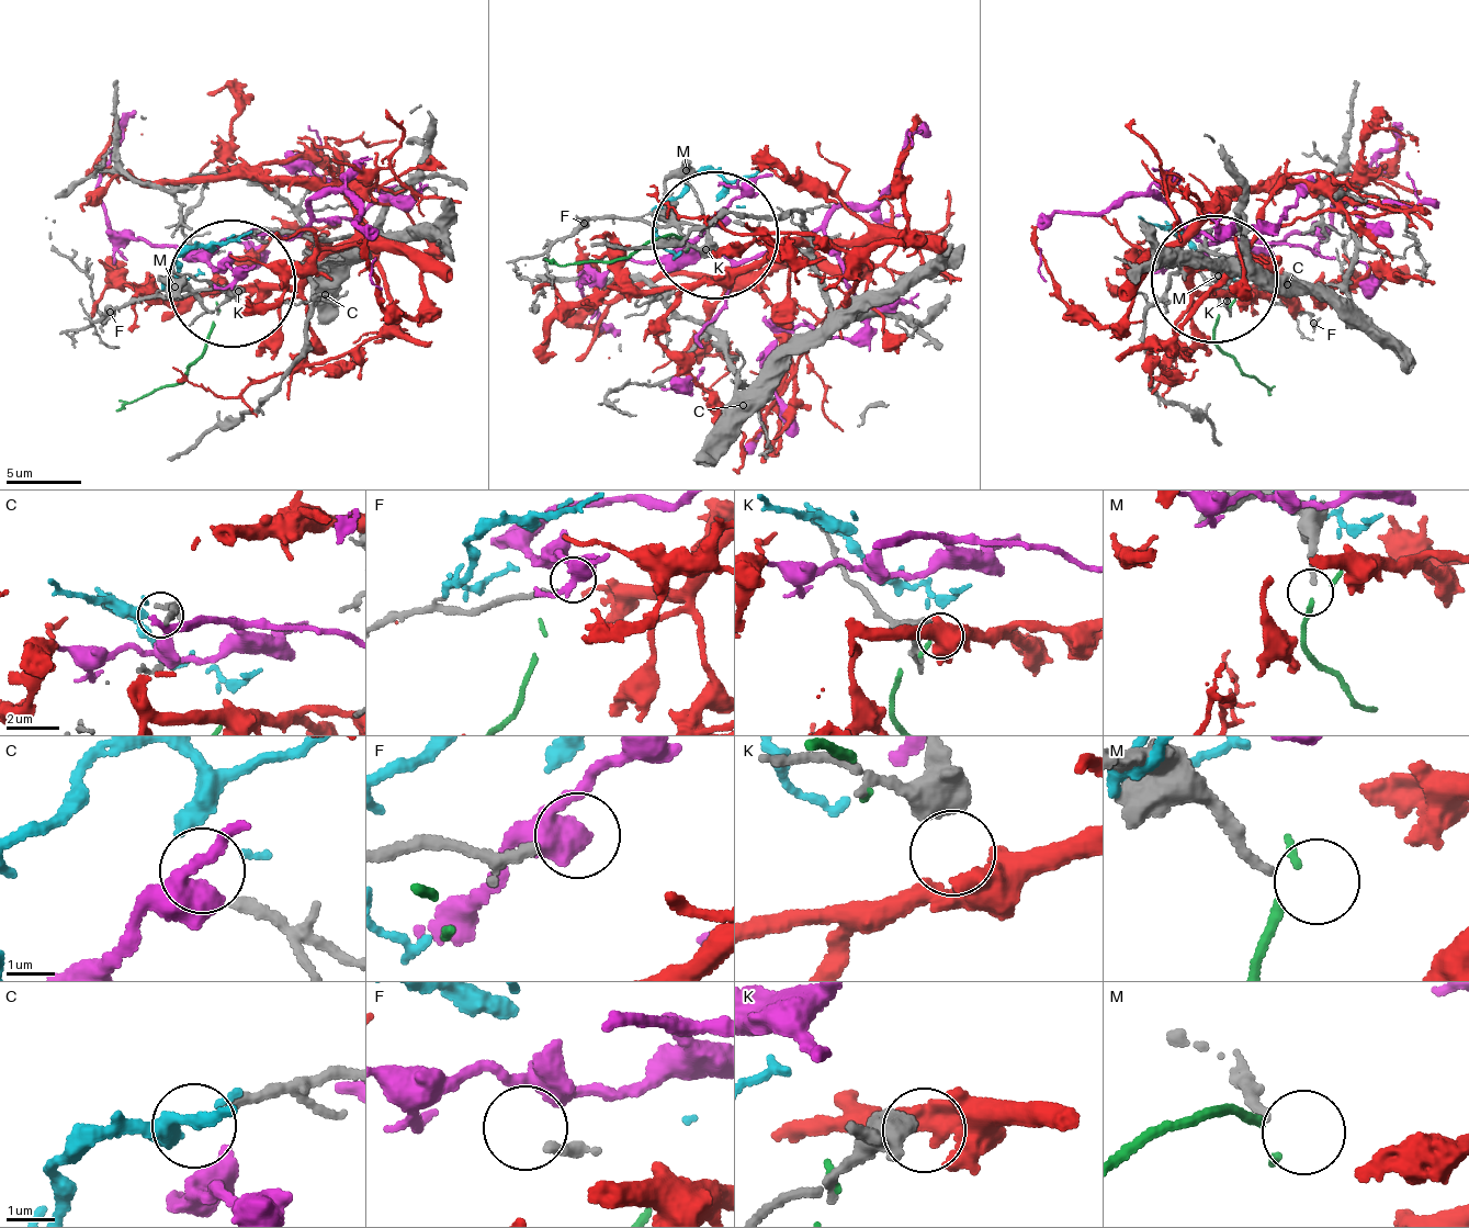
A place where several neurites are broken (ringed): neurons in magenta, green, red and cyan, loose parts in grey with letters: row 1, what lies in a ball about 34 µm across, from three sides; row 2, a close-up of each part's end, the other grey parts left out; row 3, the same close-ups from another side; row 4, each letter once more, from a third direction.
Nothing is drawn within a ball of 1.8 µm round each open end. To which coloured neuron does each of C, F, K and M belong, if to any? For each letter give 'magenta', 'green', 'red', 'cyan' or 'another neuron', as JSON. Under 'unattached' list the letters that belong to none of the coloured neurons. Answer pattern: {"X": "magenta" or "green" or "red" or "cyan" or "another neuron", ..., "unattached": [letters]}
{"C": "cyan", "F": "another neuron", "K": "red", "M": "another neuron", "unattached": ["F", "M"]}

